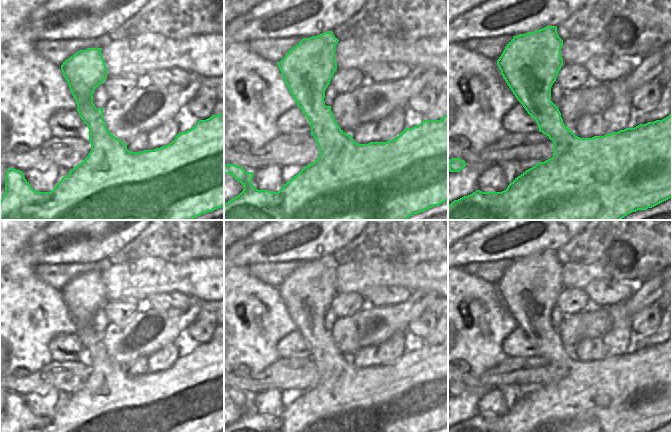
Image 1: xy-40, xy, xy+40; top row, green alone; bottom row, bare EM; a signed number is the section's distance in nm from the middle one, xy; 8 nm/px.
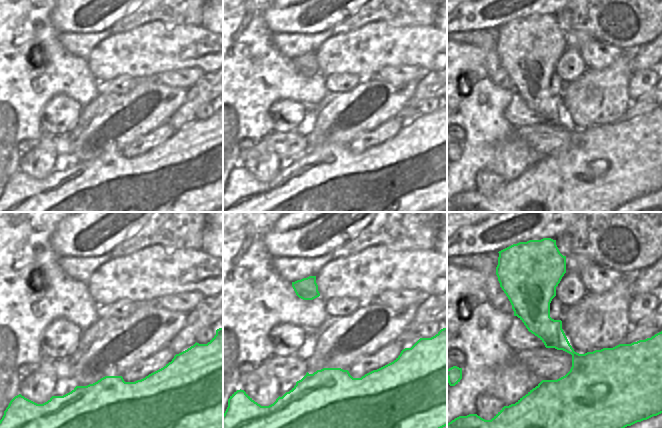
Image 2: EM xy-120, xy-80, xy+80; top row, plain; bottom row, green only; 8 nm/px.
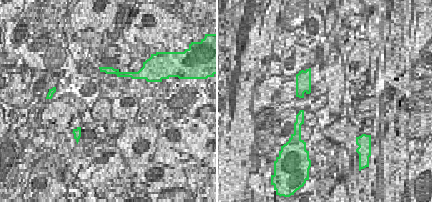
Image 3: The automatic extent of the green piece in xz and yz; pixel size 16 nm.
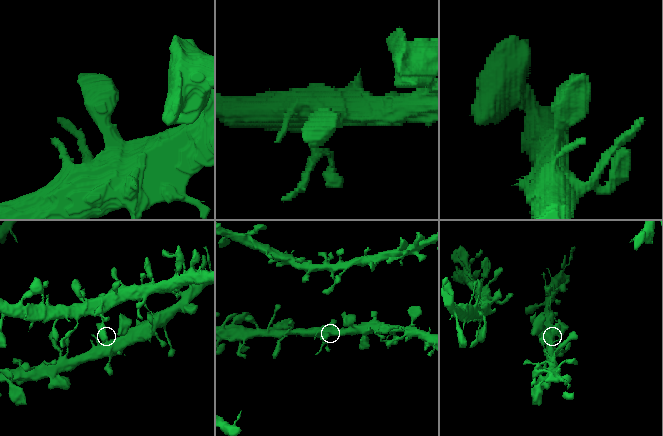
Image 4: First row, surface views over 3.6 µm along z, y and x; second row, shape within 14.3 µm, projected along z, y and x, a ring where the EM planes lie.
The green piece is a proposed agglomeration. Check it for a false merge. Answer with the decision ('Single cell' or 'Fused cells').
Single cell

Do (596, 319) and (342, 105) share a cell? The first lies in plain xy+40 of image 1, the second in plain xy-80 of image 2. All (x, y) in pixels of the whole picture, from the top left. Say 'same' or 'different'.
same

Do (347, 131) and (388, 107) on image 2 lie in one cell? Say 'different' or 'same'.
same

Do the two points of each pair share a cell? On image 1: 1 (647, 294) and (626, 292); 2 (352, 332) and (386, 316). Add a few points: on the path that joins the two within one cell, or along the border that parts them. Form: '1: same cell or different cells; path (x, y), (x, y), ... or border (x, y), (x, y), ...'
1: different cells; border (633, 286), (633, 293), (624, 301)
2: same cell; path (361, 330), (370, 317), (376, 315)

